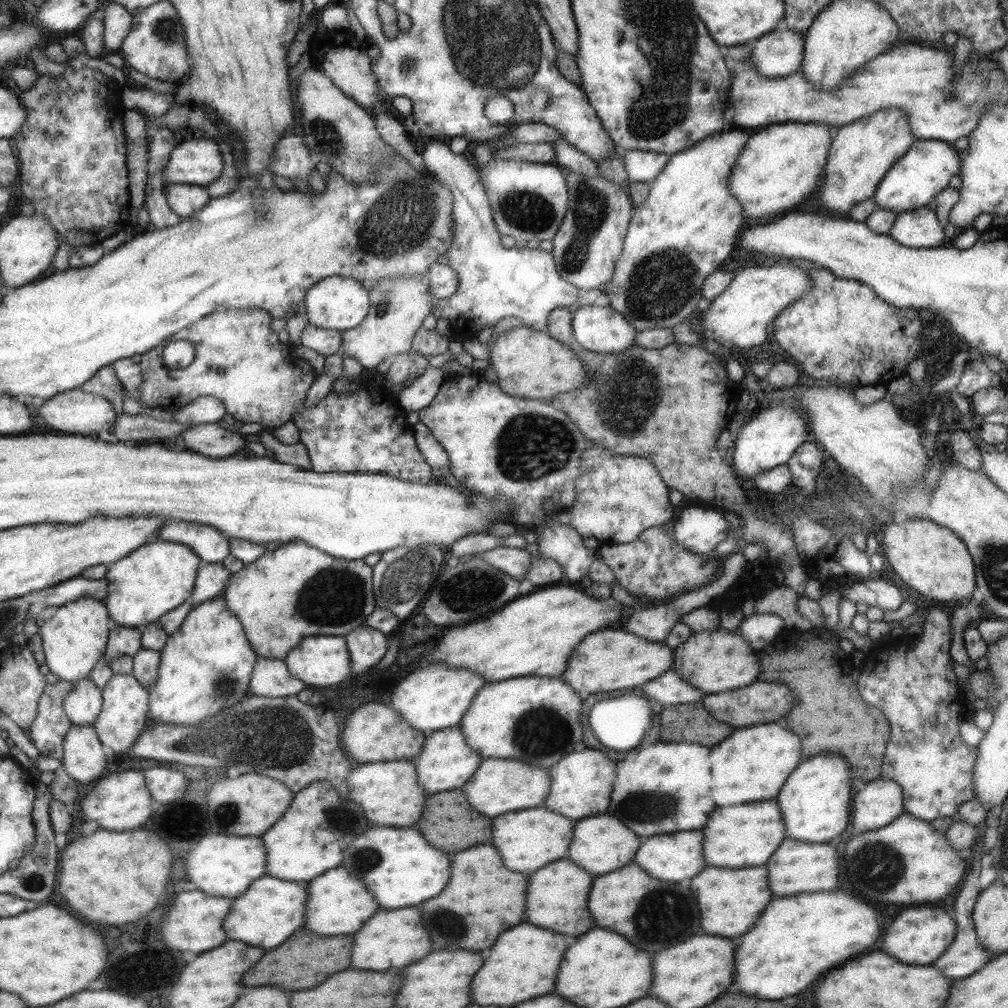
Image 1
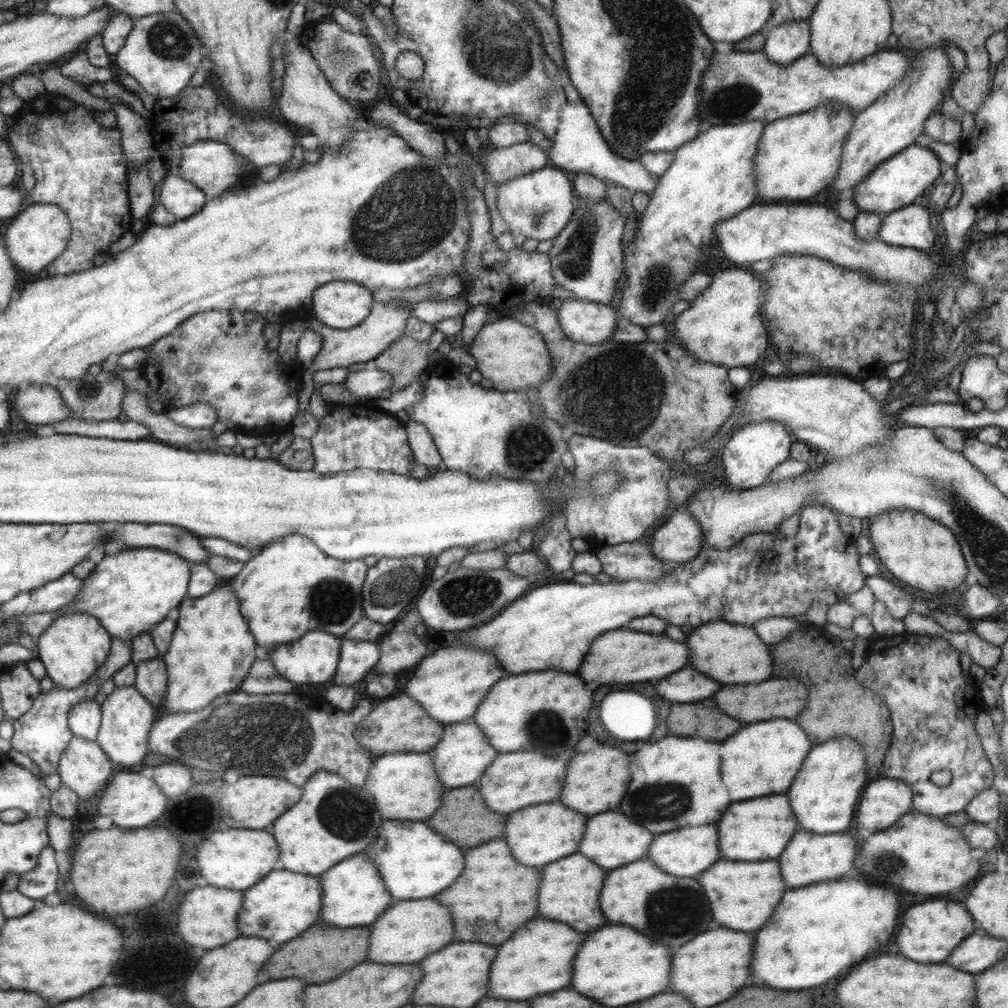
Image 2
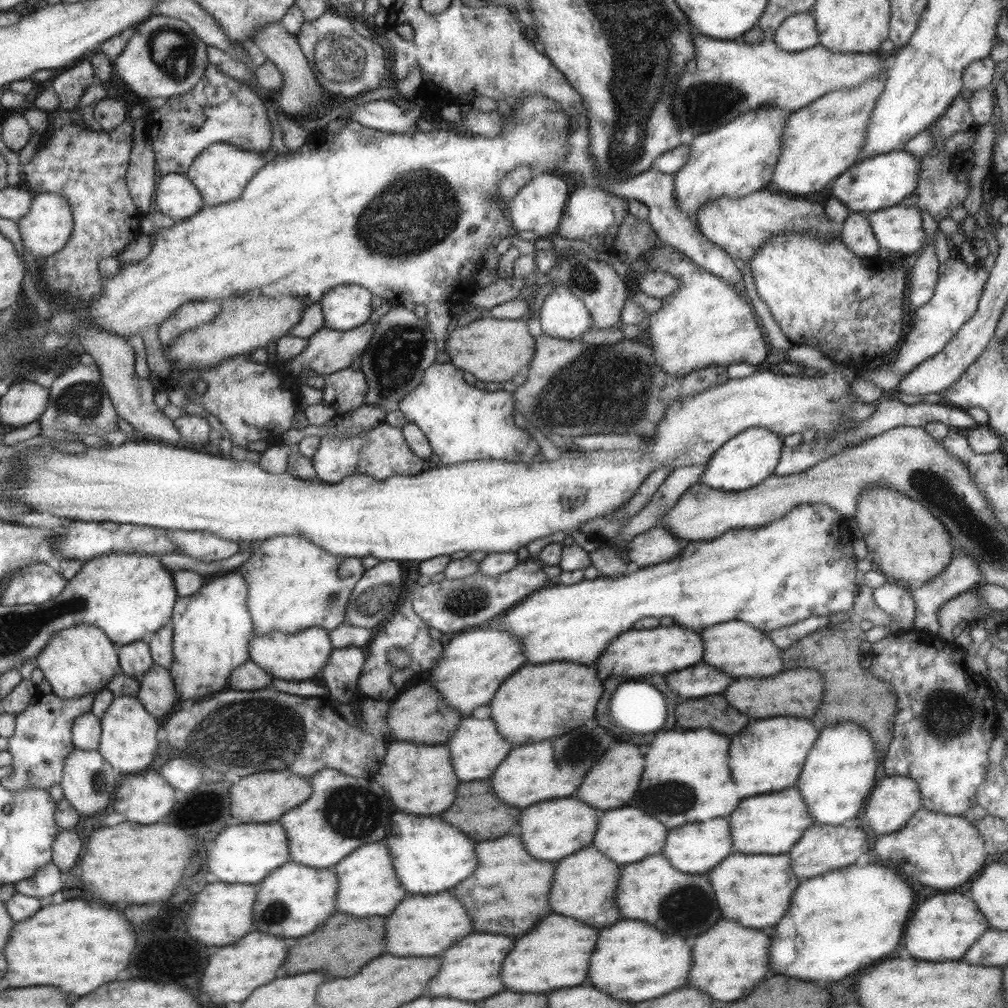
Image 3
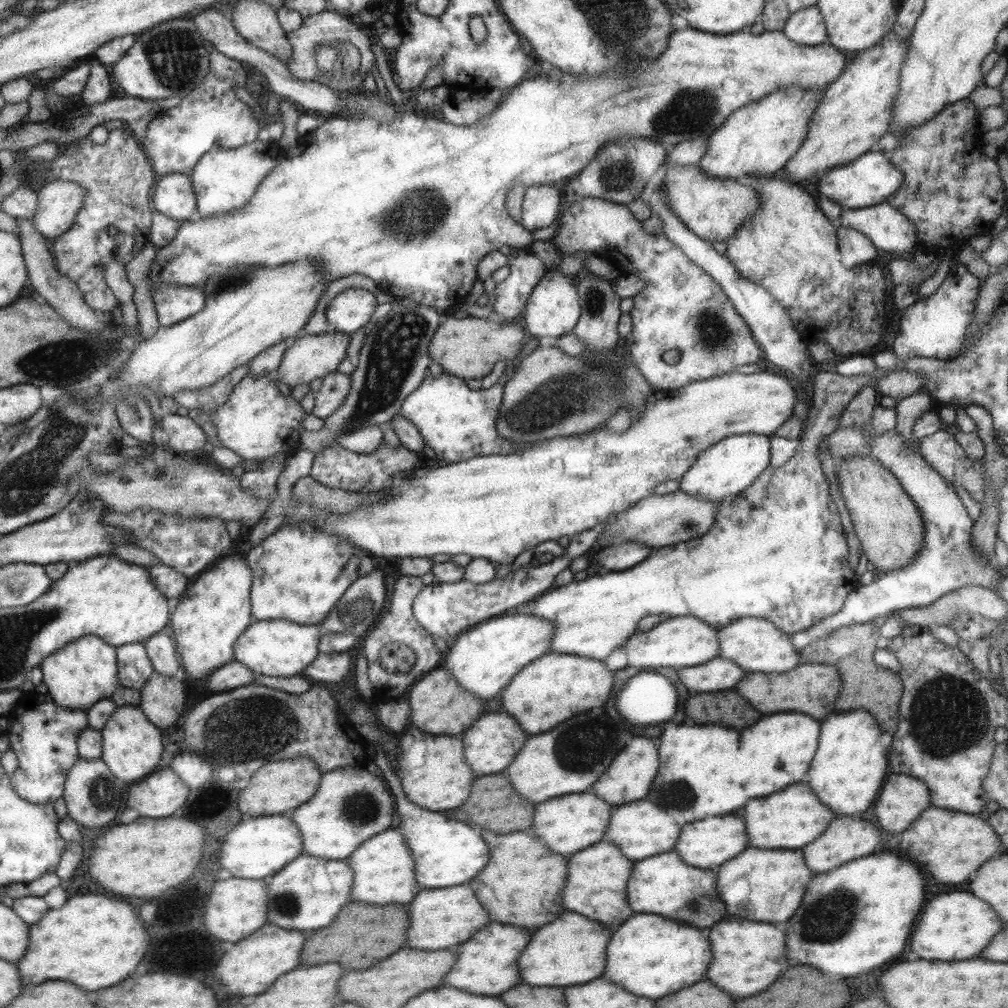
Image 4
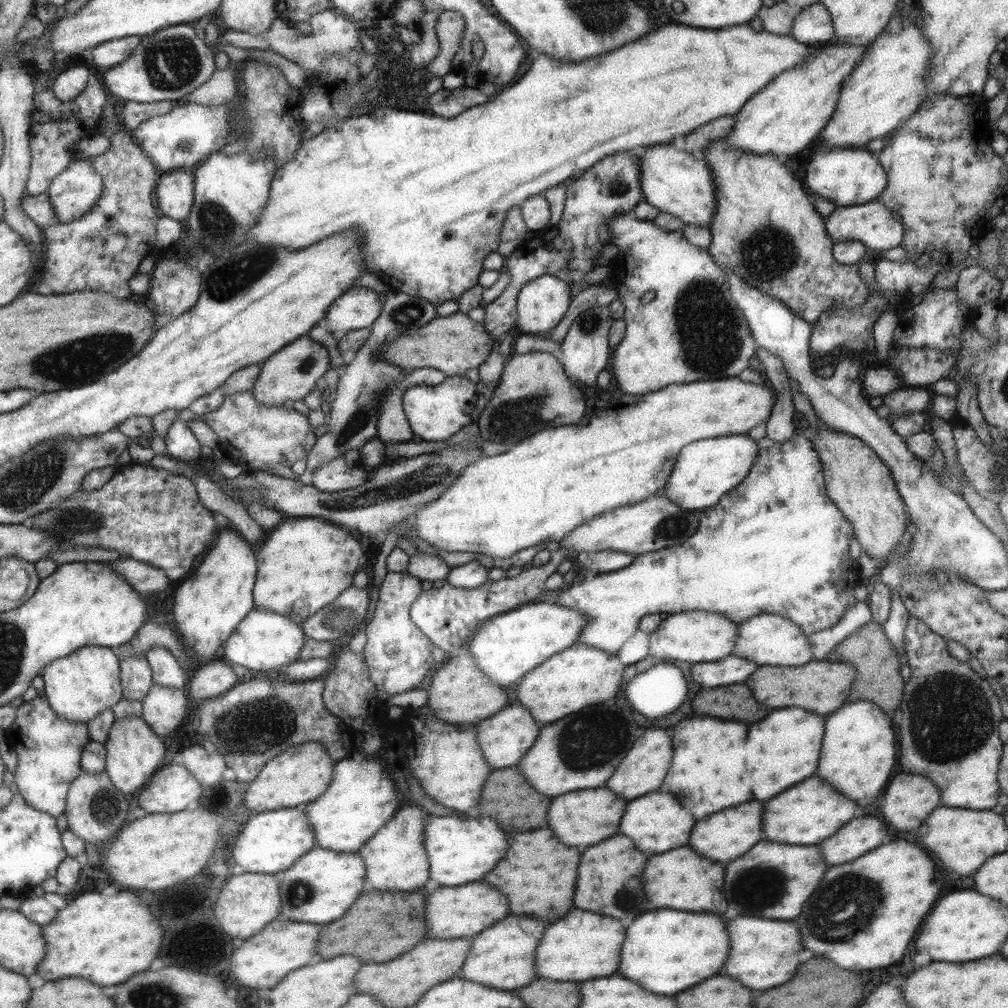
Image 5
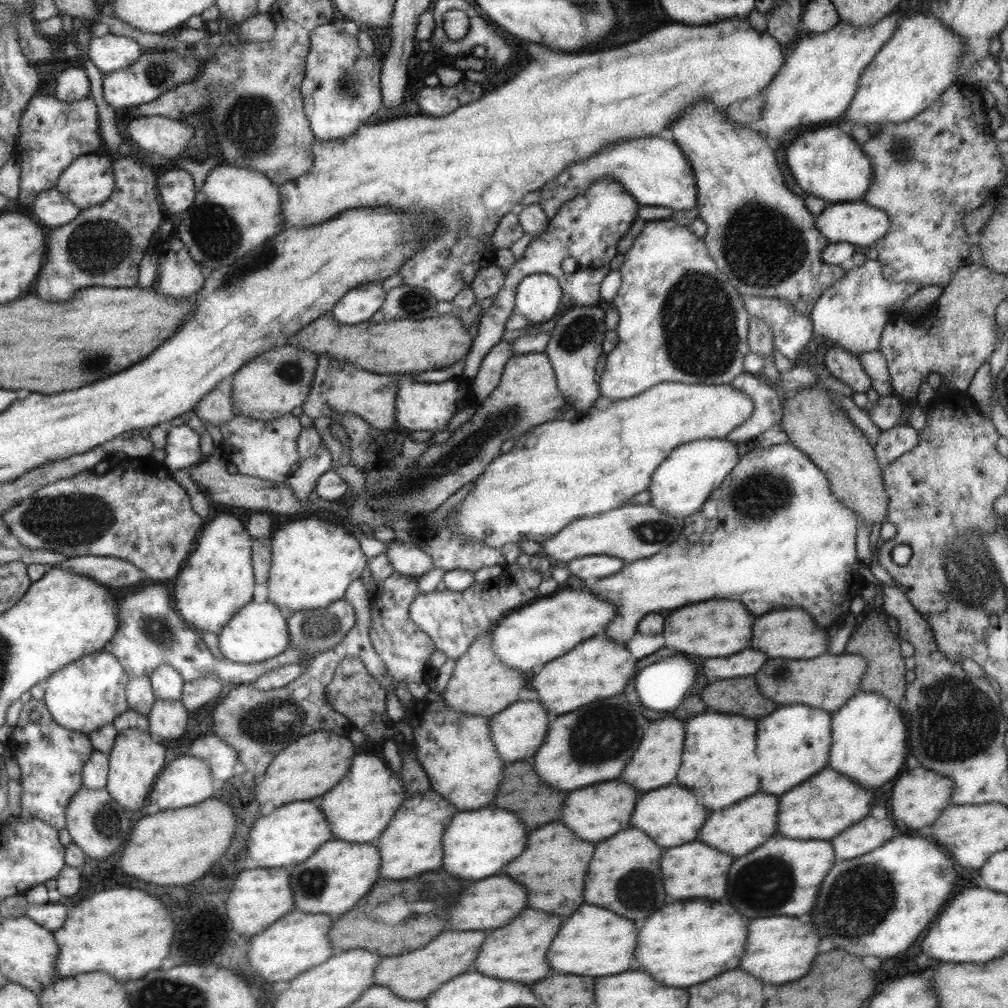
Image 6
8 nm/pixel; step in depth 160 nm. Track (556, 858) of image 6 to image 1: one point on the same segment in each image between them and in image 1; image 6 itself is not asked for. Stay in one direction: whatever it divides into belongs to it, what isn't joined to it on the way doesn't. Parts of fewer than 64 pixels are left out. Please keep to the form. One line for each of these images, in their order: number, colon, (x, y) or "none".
1: (482, 899)
2: (494, 895)
3: (508, 891)
4: (521, 872)
5: (537, 874)

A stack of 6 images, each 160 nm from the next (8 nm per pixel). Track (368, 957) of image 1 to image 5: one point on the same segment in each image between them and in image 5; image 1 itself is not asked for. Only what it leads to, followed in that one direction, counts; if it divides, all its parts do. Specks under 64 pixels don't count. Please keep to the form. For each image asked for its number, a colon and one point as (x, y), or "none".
2: (406, 931)
3: (427, 925)
4: (441, 918)
5: (451, 911)

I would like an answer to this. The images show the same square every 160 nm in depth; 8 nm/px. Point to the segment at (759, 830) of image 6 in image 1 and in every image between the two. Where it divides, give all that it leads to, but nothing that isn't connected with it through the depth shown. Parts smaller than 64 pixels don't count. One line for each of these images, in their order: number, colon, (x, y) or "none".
1: (673, 857)
2: (687, 852)
3: (692, 848)
4: (710, 842)
5: (724, 836)

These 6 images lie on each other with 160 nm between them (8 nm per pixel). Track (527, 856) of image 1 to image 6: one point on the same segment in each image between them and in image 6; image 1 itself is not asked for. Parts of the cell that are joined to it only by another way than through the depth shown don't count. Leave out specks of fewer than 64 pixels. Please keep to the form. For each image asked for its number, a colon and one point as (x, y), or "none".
2: (537, 835)
3: (551, 830)
4: (567, 824)
5: (584, 817)
6: (595, 812)

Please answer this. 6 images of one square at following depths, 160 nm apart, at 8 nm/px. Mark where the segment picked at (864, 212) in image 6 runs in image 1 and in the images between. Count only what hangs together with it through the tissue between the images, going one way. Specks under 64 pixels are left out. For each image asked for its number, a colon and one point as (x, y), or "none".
1: (914, 228)
2: (908, 226)
3: (898, 228)
4: (888, 229)
5: (871, 224)

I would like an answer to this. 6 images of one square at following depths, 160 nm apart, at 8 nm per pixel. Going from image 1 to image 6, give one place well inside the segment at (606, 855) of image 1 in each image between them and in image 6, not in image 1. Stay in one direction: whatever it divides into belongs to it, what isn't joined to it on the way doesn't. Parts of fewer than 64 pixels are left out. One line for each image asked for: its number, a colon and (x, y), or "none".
2: (610, 839)
3: (626, 835)
4: (641, 829)
5: (656, 822)
6: (671, 816)

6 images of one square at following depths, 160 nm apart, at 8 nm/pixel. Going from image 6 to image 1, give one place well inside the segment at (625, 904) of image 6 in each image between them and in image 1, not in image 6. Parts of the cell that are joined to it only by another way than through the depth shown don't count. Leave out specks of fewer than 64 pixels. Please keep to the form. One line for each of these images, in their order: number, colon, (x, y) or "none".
1: (556, 894)
2: (569, 891)
3: (588, 872)
4: (597, 876)
5: (612, 869)

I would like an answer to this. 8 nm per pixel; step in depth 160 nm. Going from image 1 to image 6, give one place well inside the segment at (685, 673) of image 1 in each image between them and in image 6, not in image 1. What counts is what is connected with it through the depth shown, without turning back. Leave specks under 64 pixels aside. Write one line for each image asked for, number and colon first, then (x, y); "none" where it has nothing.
2: (730, 653)
3: (735, 647)
4: (754, 643)
5: (767, 639)
6: (791, 633)

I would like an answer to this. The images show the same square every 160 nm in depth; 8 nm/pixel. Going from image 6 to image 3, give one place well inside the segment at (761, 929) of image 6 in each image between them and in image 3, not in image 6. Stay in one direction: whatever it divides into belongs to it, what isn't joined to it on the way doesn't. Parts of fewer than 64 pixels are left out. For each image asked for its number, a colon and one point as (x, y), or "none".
3: (728, 960)
4: (747, 956)
5: (763, 953)

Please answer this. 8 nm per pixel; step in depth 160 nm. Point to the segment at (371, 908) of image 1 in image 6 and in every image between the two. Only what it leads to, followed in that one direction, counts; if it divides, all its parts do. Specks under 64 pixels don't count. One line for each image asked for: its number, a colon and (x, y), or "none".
2: (354, 894)
3: (367, 884)
4: (383, 869)
5: (394, 857)
6: (411, 843)

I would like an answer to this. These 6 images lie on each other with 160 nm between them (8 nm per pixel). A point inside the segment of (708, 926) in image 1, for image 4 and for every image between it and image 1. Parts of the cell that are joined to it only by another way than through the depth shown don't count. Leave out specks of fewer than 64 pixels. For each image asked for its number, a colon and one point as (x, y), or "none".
2: (743, 895)
3: (755, 890)
4: (765, 885)

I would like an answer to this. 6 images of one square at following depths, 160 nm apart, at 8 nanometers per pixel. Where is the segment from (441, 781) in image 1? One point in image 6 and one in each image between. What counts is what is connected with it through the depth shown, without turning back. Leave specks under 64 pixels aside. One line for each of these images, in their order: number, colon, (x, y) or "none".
2: (460, 757)
3: (476, 748)
4: (489, 744)
5: (504, 738)
6: (517, 731)

